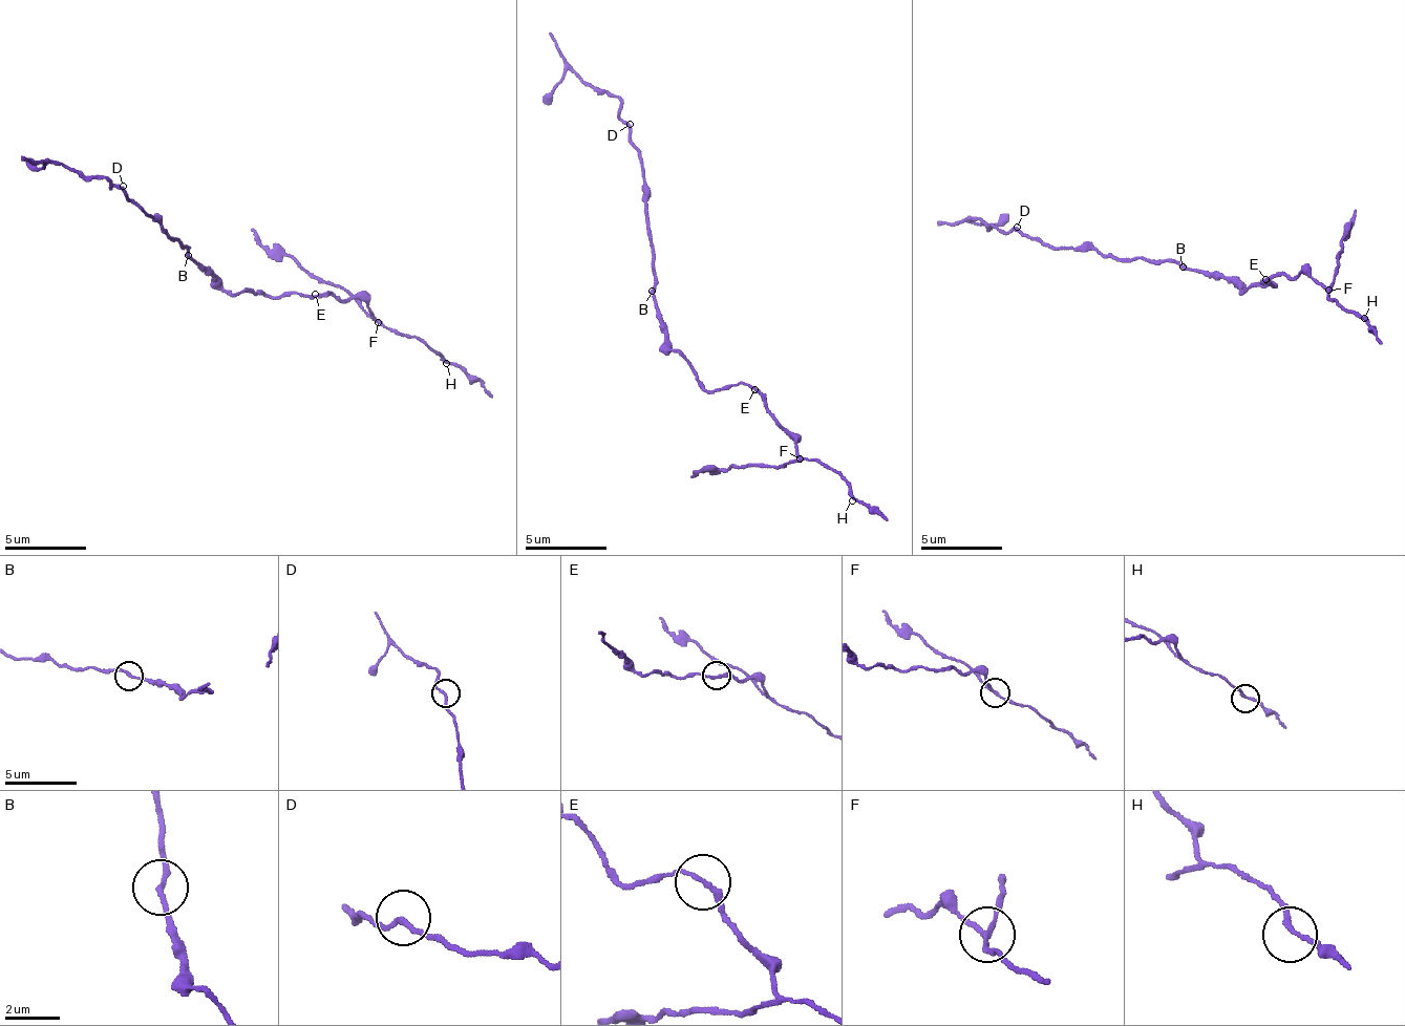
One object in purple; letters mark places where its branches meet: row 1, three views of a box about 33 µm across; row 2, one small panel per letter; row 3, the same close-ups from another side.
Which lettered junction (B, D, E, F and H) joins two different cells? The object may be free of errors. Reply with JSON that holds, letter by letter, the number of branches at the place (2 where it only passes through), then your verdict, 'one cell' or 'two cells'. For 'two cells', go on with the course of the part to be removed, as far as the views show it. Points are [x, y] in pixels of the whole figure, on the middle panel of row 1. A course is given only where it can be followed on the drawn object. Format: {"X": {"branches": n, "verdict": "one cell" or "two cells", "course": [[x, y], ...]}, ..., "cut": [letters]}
{"B": {"branches": 2, "verdict": "one cell"}, "D": {"branches": 2, "verdict": "one cell"}, "E": {"branches": 2, "verdict": "one cell"}, "F": {"branches": 3, "verdict": "two cells", "course": [[799, 457], [769, 468], [746, 465], [689, 477]]}, "H": {"branches": 2, "verdict": "one cell"}, "cut": ["F"]}

